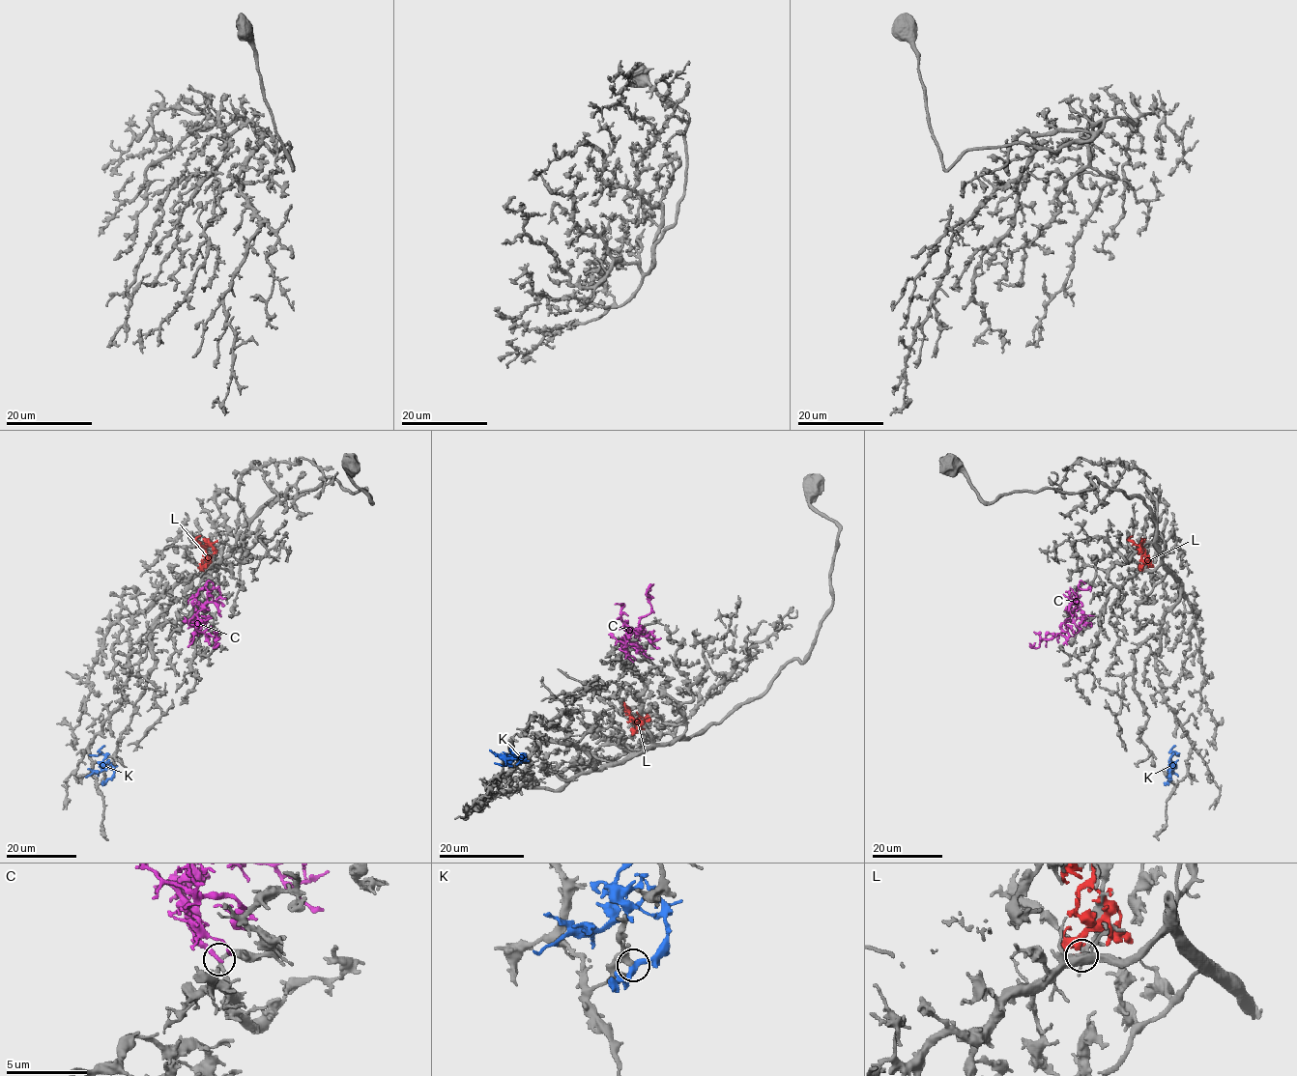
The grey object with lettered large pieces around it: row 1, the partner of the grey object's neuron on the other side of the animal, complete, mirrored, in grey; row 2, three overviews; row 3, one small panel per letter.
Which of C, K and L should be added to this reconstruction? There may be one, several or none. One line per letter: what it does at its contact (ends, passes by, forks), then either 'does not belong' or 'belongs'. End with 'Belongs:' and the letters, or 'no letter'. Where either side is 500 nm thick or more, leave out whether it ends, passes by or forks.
C: it ends | does not belong
K: it passes by | does not belong
L: it passes by | does not belong
Belongs: no letter

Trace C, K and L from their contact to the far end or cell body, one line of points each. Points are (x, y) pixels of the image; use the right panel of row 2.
C: (1093, 615), (1071, 615), (1061, 628), (1067, 637), (1058, 634), (1032, 647), (1035, 642)
K: (1169, 779), (1172, 754), (1176, 755)
L: (1142, 570), (1138, 569), (1147, 558), (1144, 549), (1129, 538), (1133, 535)

